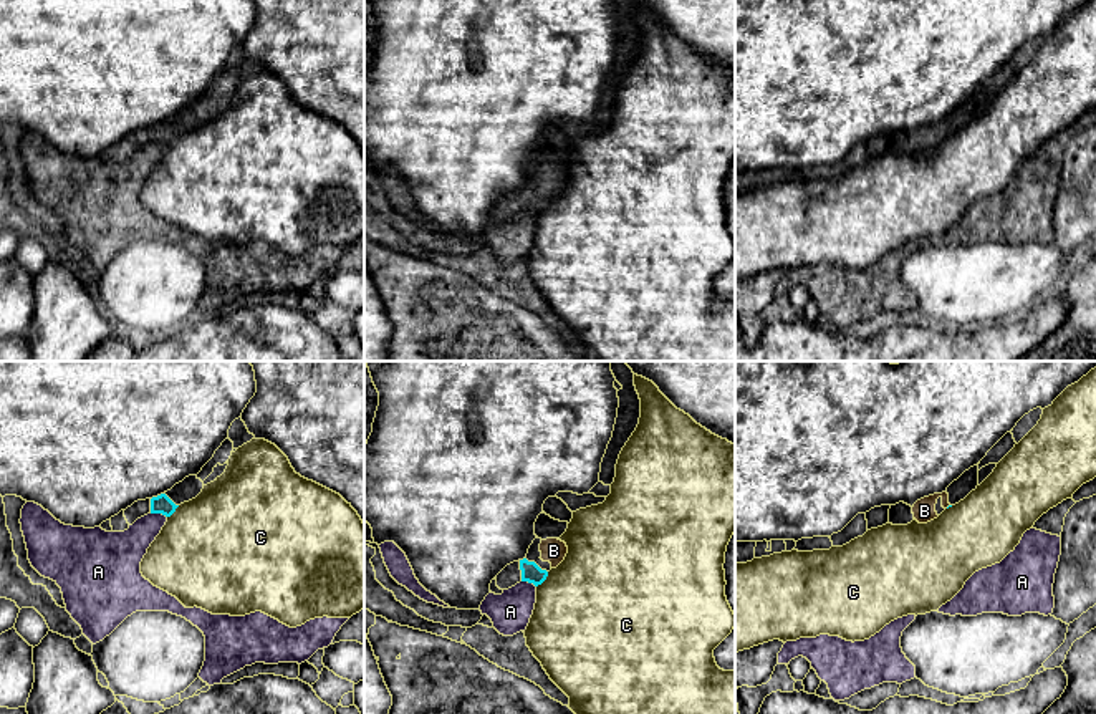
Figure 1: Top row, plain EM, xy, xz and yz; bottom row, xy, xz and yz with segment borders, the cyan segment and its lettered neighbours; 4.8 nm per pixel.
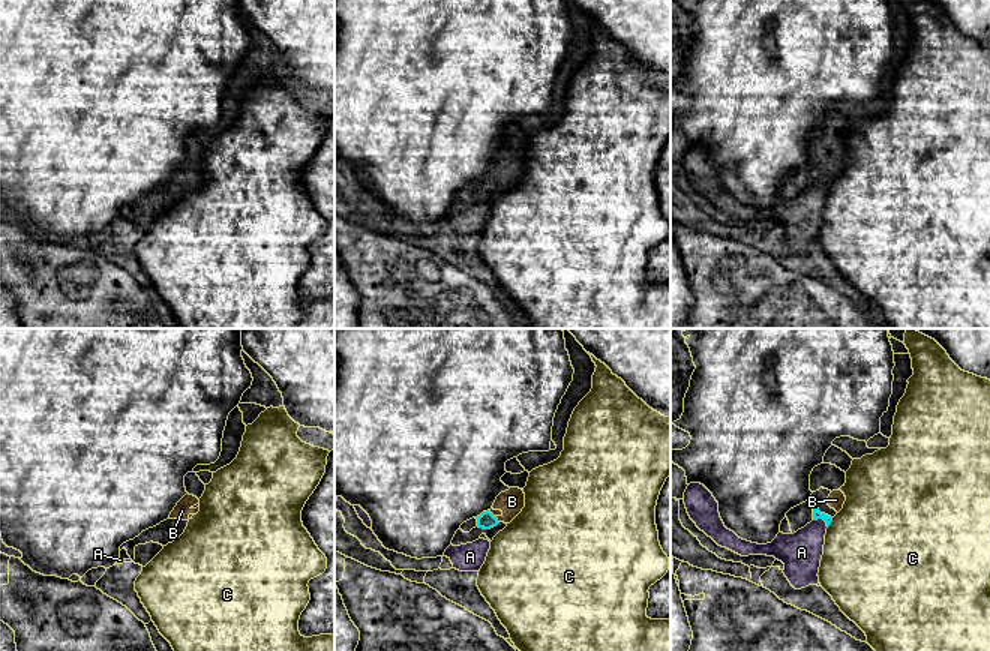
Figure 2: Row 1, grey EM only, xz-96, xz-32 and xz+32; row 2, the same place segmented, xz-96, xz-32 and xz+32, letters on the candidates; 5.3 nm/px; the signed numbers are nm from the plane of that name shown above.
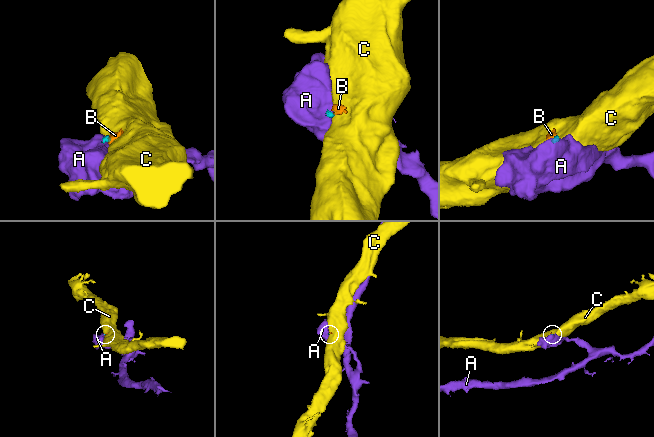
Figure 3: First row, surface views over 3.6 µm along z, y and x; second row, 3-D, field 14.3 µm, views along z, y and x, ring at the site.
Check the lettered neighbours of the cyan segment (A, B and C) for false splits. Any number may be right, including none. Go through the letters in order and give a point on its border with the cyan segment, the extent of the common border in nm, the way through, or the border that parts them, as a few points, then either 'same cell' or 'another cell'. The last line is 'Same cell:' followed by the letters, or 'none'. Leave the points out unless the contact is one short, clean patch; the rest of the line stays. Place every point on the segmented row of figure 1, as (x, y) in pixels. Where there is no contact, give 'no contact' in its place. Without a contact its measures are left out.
A: xy (159, 512) | 80 nm | along xy (151, 512), (161, 512), (166, 517) | another cell
B: no contact | same cell
C: xz (543, 580) | 100 nm | along xz (548, 572), (537, 587) | another cell
Same cell: B

